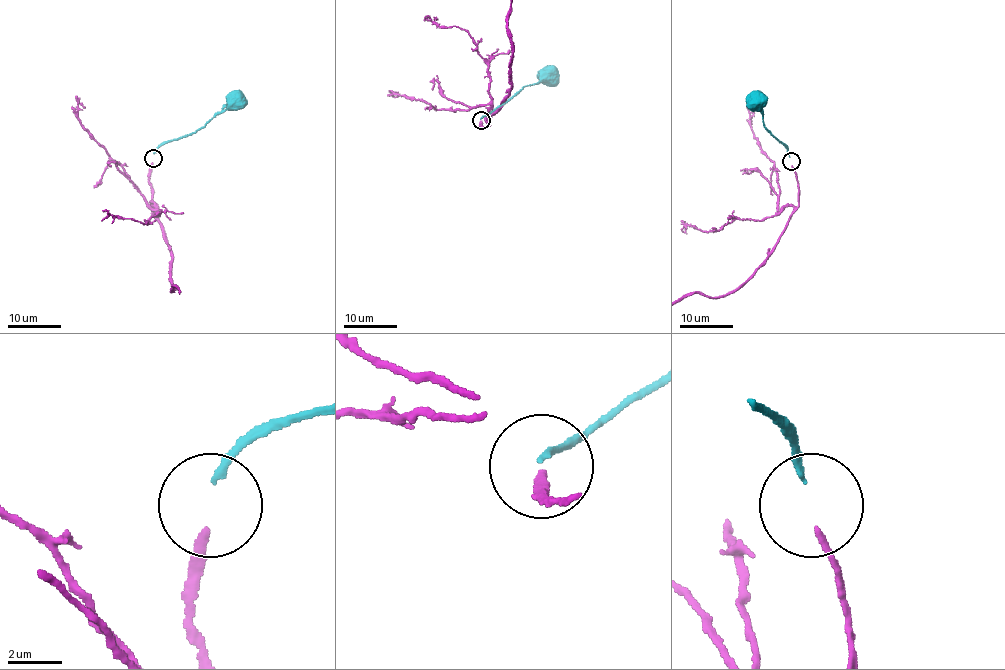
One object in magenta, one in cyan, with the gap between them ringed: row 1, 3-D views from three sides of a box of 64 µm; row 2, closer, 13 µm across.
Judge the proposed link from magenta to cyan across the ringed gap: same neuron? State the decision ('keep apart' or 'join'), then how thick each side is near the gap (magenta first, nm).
join | 240/200 nm

